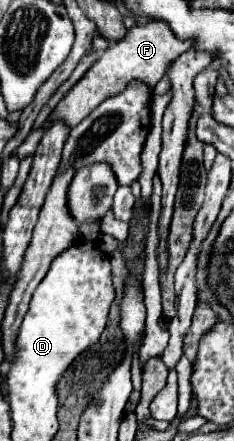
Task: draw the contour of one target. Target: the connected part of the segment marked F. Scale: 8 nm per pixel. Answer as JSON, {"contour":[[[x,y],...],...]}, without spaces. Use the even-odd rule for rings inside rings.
{"contour":[[[150,21],[144,27],[134,25],[126,37],[118,43],[110,43],[110,47],[100,55],[100,59],[86,71],[86,75],[70,89],[70,93],[56,105],[52,119],[64,119],[68,127],[76,127],[100,101],[110,95],[120,93],[128,81],[142,79],[146,85],[154,87],[166,73],[166,67],[176,59],[180,53],[190,49],[190,41],[180,41],[172,35],[170,27],[160,21]]]}

